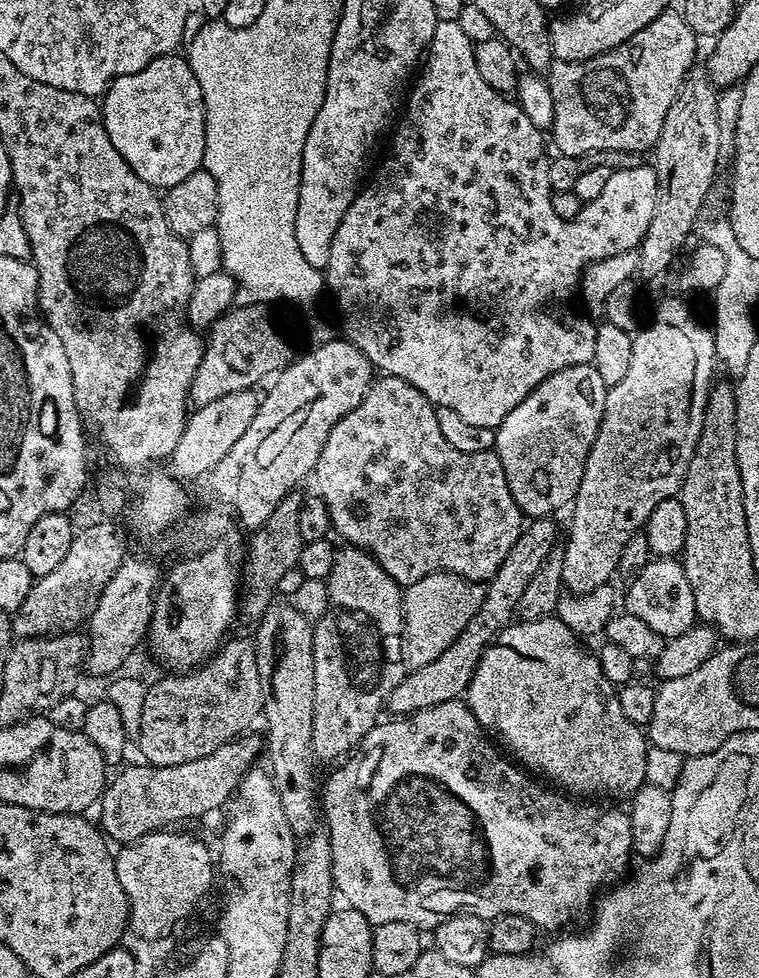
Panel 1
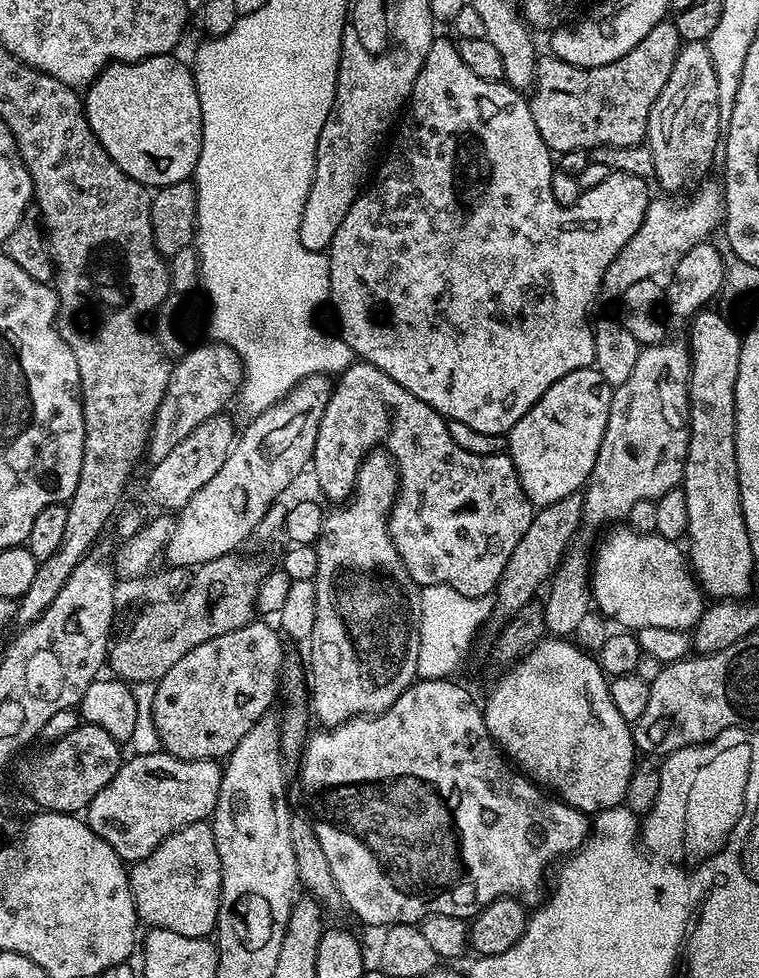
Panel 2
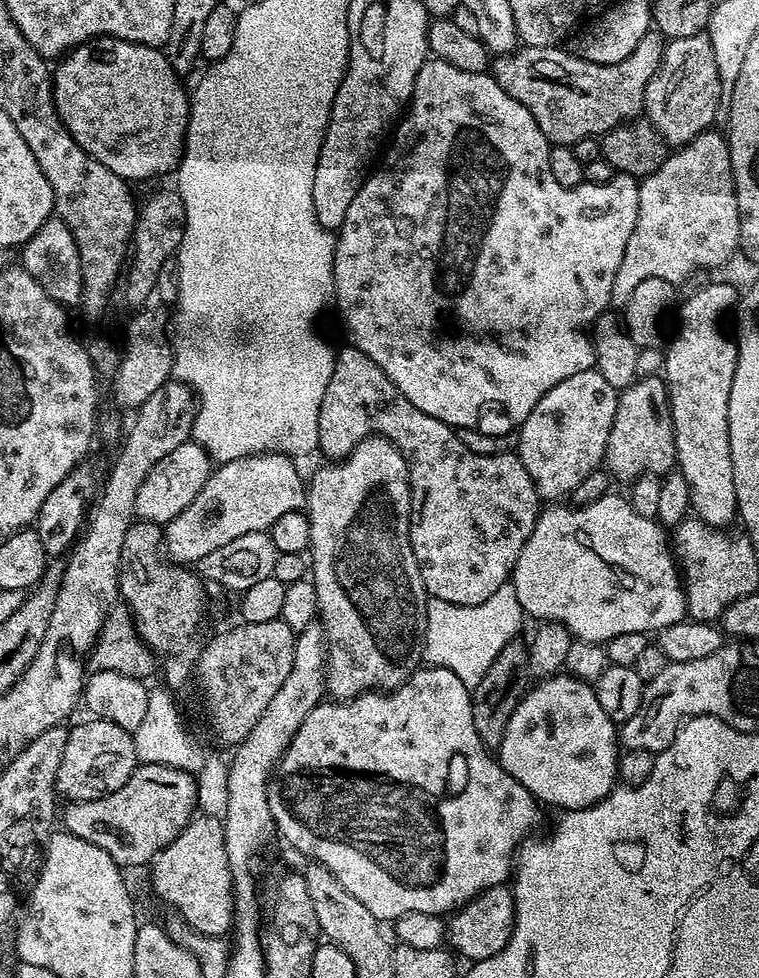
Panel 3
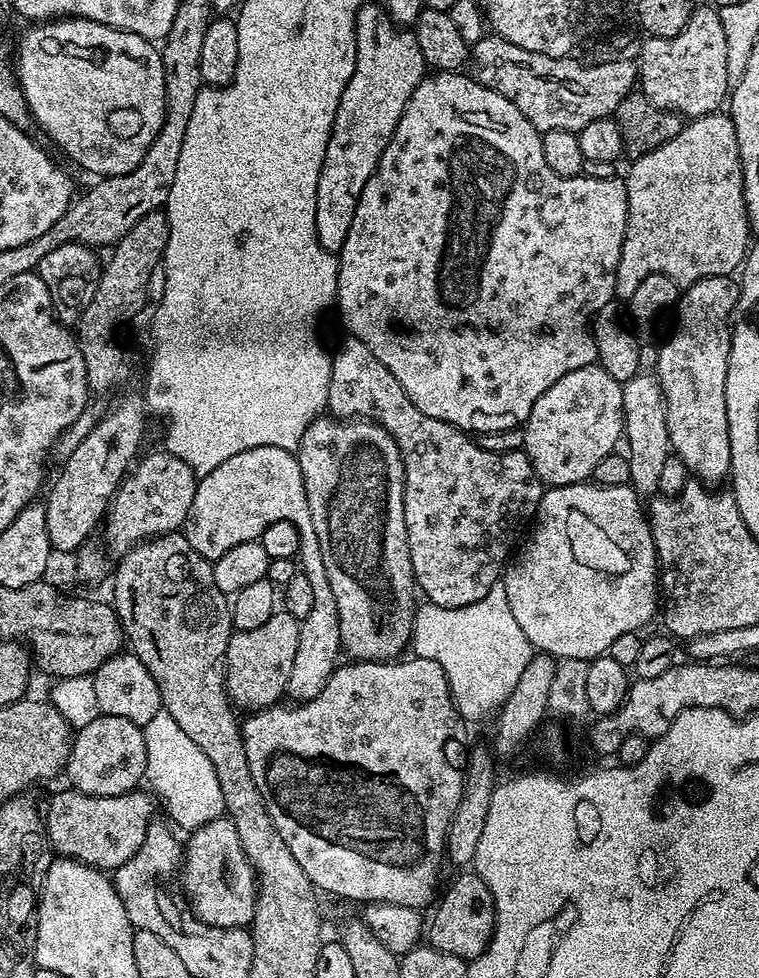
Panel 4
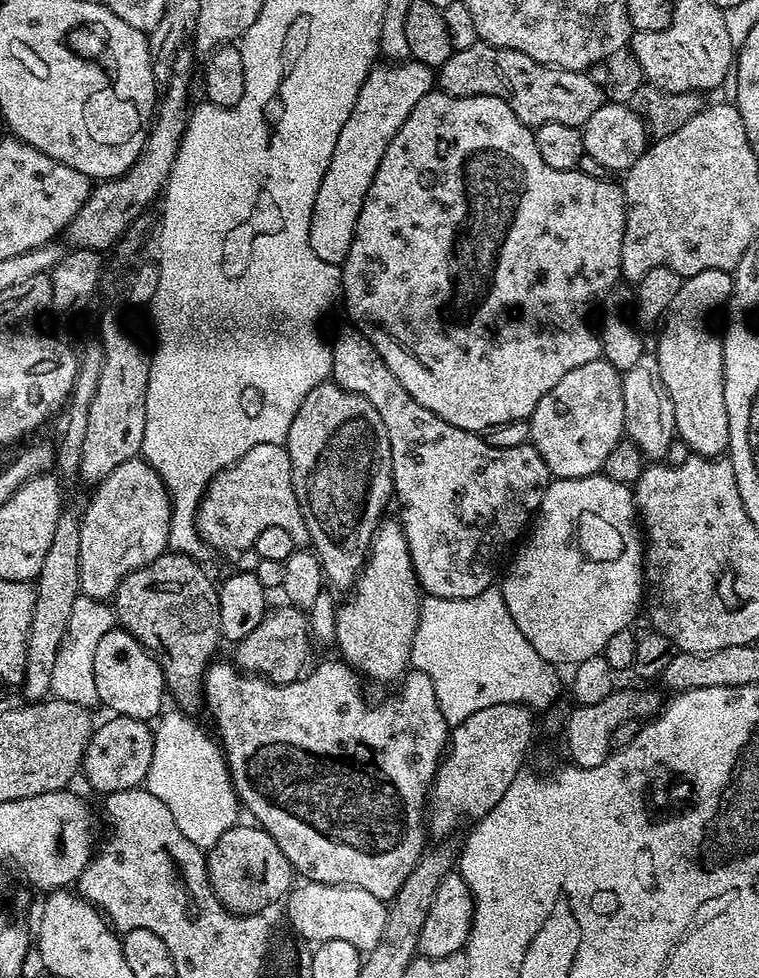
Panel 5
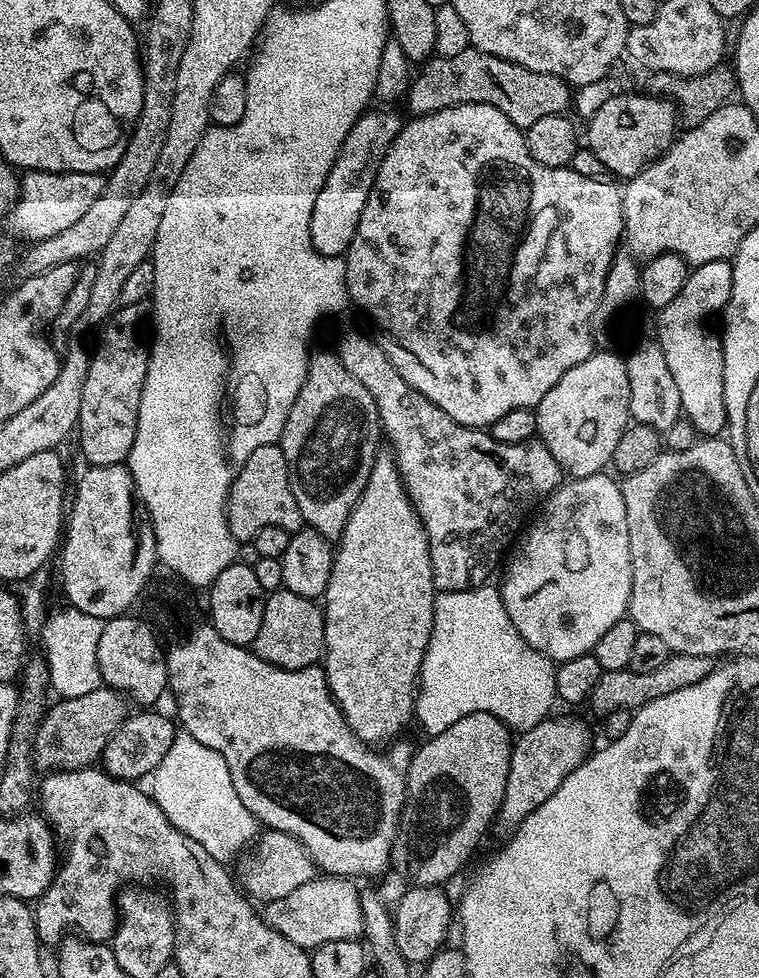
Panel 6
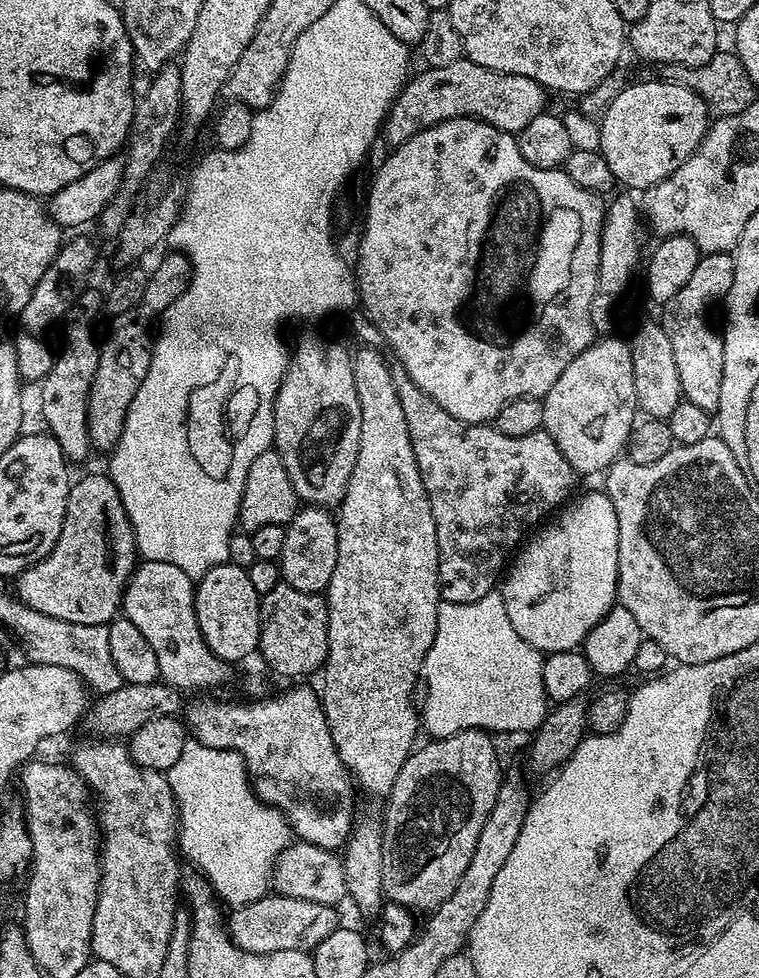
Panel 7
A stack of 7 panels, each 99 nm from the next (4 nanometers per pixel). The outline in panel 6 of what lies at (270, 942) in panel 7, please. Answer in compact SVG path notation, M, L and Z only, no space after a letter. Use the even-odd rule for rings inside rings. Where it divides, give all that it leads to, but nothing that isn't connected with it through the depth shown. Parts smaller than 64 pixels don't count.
M331 874L306 882L306 886L298 886L298 890L286 894L286 898L278 898L277 900L265 903L262 908L264 921L275 932L282 934L282 938L290 938L290 942L294 942L299 948L305 950L317 948L326 942L355 940L363 933L364 923L362 922L362 906L360 905L361 889L359 887L355 888L352 884L355 883L351 879Z

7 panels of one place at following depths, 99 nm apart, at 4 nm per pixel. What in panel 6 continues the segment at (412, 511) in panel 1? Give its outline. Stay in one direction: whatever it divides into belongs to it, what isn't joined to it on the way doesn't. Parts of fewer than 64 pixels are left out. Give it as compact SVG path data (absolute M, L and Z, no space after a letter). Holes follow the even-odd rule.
M360 328L346 329L341 334L340 341L334 345L334 351L342 366L346 366L346 370L350 370L350 374L354 374L354 378L358 378L358 382L362 382L366 390L370 390L370 398L374 398L383 435L387 443L388 440L392 443L391 455L428 535L430 562L437 589L440 592L457 592L485 587L489 583L488 575L496 567L501 567L510 545L517 539L534 510L539 509L560 487L562 469L558 462L554 462L554 454L546 450L539 438L517 444L503 444L492 437L491 431L467 428L454 422L450 414L434 406L430 398L418 394L418 390L414 390L414 386L410 386L410 382L406 382L406 378L402 378L402 374L394 370L380 343L375 339L372 341Z

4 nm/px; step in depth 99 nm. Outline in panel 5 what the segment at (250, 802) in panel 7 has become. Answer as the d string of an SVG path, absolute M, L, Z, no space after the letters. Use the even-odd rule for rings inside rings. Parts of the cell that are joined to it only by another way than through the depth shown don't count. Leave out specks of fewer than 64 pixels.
M165 711L155 721L146 787L150 794L166 802L178 830L182 830L194 846L207 850L238 822L236 815L242 812L242 805L221 745L188 717L191 715L175 711Z

